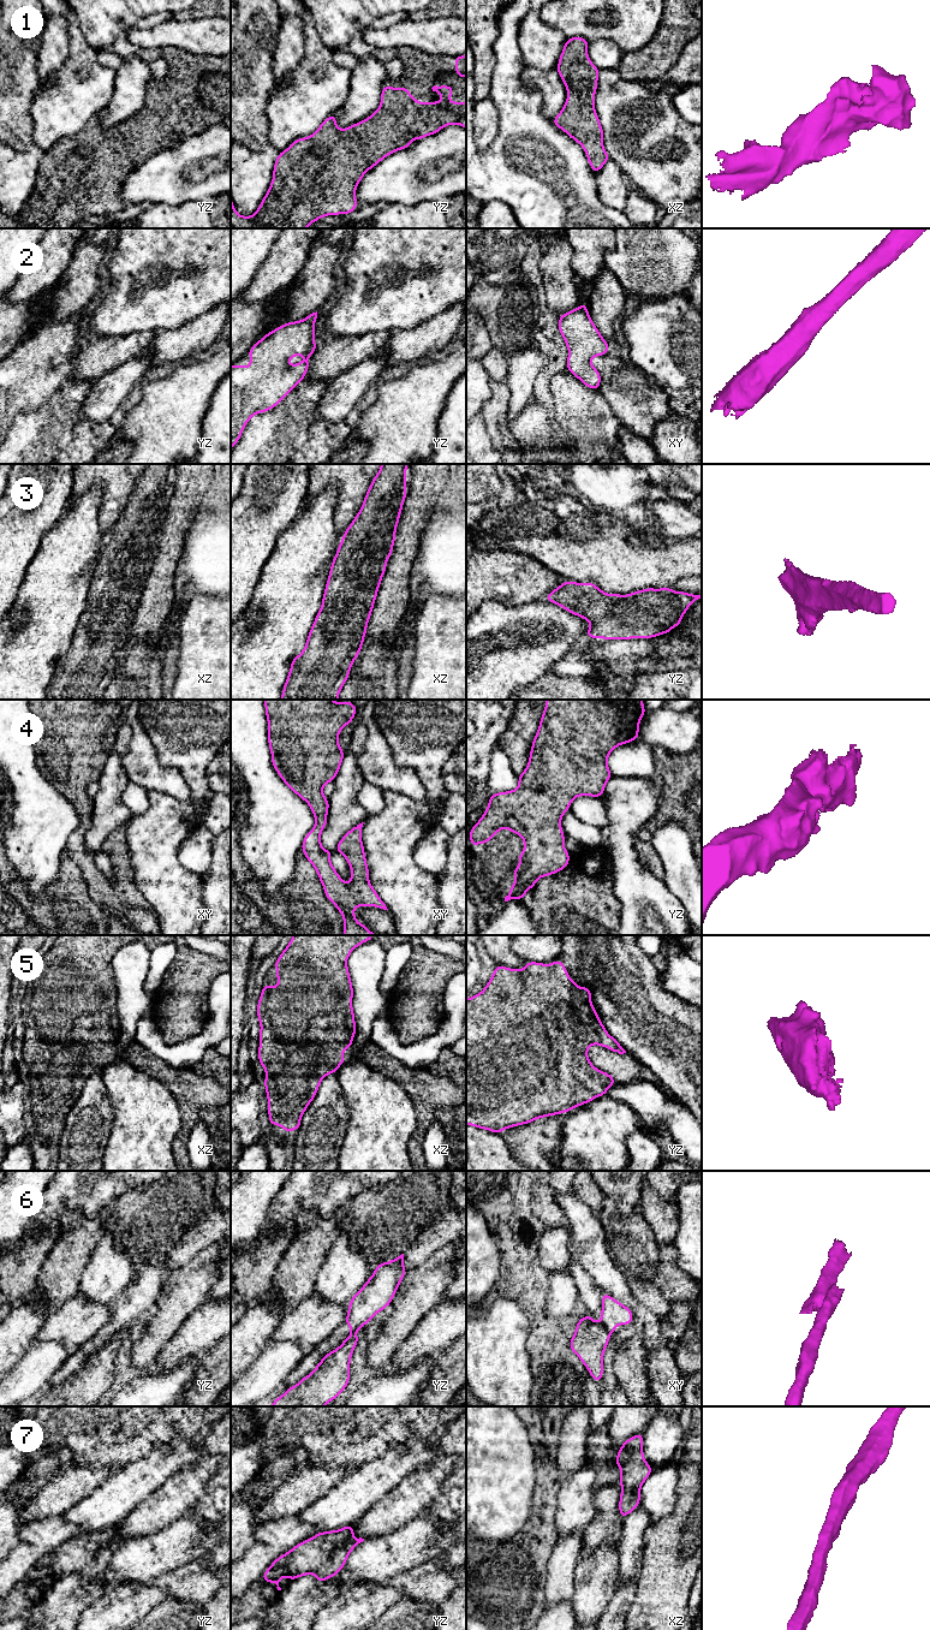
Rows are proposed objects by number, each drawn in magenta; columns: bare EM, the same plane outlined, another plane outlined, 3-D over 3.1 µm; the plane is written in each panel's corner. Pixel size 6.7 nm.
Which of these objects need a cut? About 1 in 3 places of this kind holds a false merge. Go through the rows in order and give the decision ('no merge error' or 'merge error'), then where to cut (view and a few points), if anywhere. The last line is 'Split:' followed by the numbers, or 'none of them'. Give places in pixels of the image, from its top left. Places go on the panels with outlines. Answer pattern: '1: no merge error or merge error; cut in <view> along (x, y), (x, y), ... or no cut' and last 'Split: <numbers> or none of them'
1: no merge error; no cut
2: no merge error; no cut
3: no merge error; no cut
4: no merge error; no cut
5: no merge error; no cut
6: merge error; cut in xy along (601, 1322), (609, 1334)
7: no merge error; no cut
Split: 6

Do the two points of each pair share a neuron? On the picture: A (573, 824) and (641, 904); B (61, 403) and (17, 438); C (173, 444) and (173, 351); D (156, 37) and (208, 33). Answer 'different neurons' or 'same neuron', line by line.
A: same neuron
B: same neuron
C: different neurons
D: same neuron

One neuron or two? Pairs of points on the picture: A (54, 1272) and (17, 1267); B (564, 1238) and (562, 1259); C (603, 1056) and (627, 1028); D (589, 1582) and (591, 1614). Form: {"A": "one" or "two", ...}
{"A": "two", "B": "one", "C": "two", "D": "one"}

